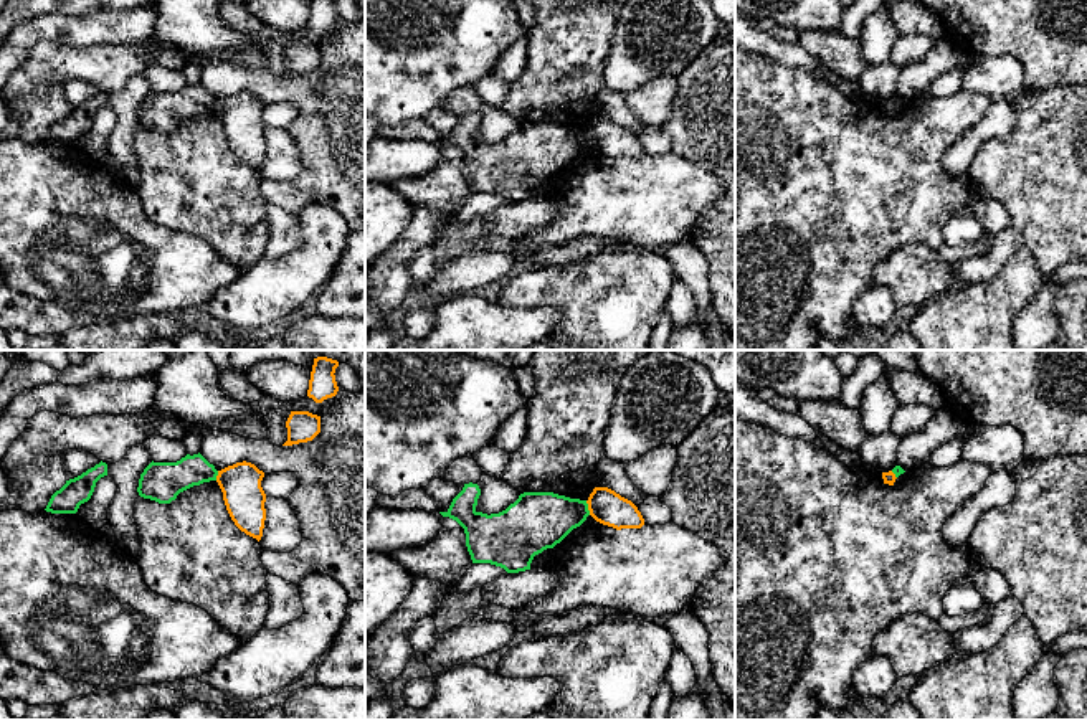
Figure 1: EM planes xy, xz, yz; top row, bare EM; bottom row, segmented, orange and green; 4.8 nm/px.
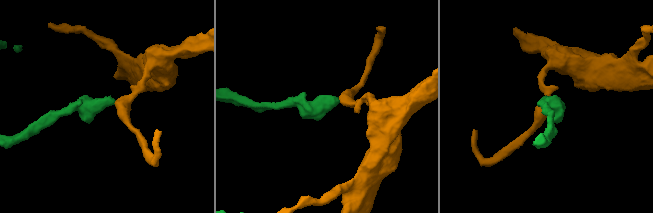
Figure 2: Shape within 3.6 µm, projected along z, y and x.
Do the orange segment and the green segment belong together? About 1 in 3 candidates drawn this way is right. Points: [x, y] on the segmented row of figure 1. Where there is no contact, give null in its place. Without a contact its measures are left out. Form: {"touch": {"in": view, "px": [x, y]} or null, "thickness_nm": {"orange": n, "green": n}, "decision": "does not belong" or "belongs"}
{"touch": {"in": "xz", "px": [588, 507]}, "thickness_nm": {"orange": 170, "green": 280}, "decision": "does not belong"}

